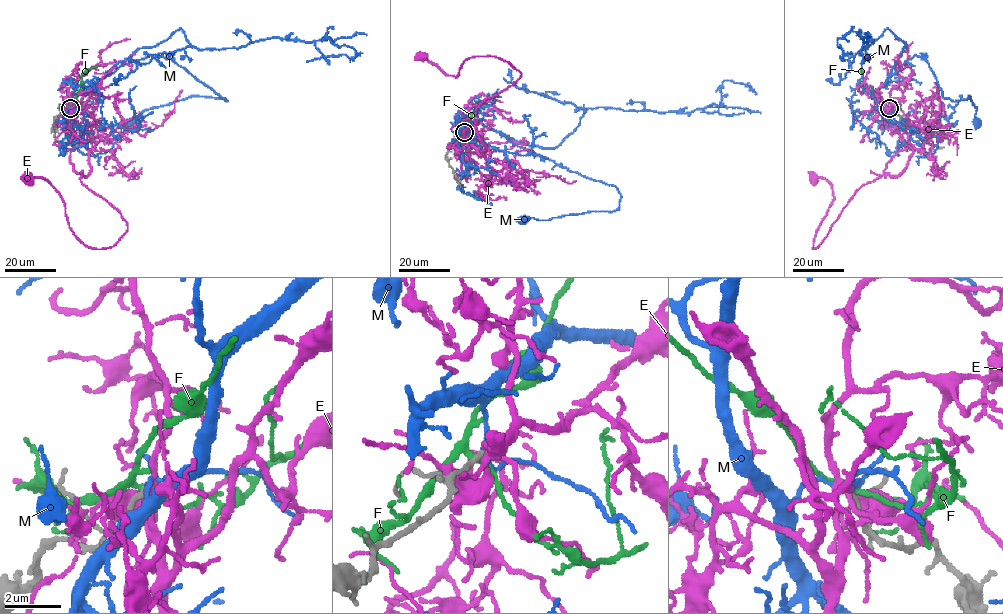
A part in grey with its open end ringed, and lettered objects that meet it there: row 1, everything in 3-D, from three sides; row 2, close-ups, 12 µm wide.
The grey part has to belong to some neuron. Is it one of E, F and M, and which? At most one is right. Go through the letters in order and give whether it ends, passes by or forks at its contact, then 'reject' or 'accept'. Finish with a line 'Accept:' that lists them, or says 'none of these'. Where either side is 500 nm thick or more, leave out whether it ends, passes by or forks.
E: it forks | reject
F: it forks | reject
M: it forks | reject
Accept: none of these

